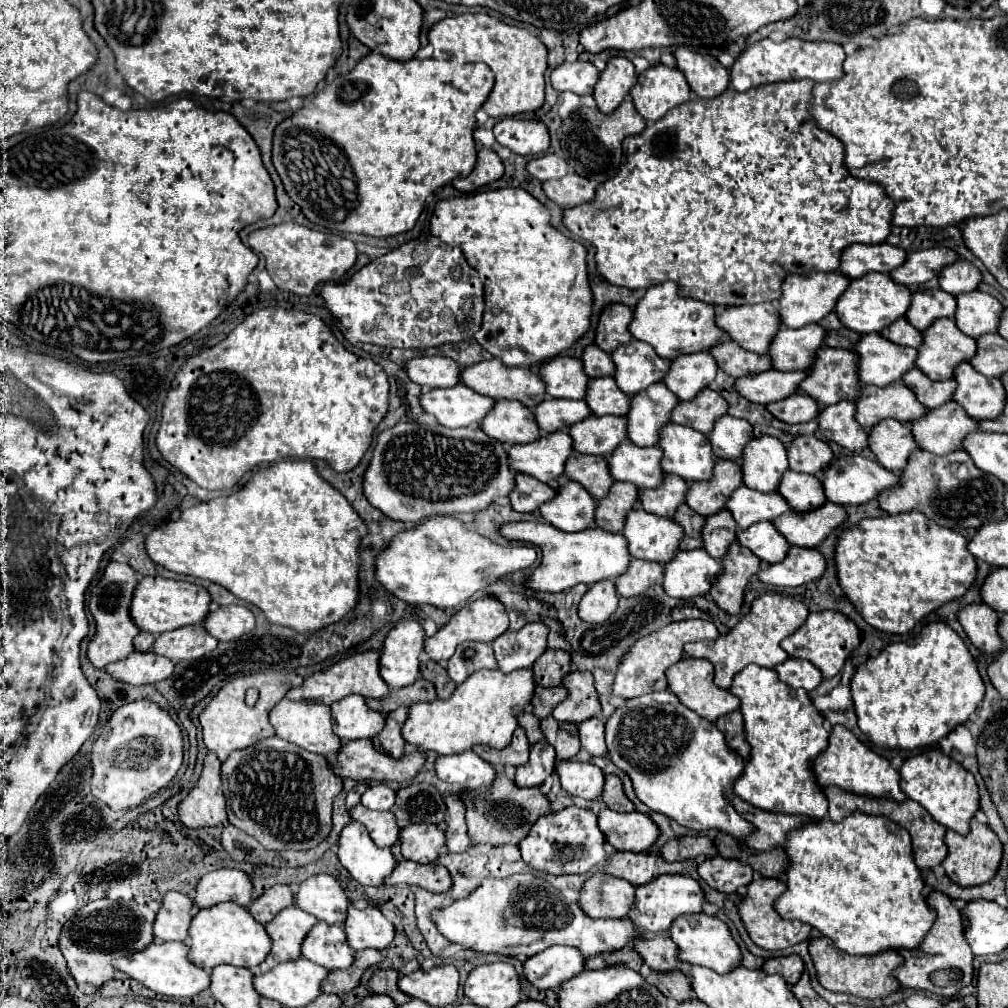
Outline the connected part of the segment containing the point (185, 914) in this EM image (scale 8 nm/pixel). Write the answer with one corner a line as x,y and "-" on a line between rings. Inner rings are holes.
169,891
163,899
163,907
155,917
153,933
159,941
185,941
187,929
195,913
195,903
185,893

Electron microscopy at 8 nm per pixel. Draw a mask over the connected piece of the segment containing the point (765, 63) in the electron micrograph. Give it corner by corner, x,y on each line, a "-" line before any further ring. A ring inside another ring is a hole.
787,37
781,43
763,39
755,45
745,47
731,67
731,87
735,91
749,91
773,81
791,81
791,79
813,79
813,81
839,81
843,79
843,59
845,51
837,43
829,41
801,41
797,37

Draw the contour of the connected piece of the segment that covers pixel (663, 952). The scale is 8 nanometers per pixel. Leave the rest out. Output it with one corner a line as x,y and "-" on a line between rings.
645,937
635,941
633,945
639,955
643,957
643,961
655,971
655,973
671,973
671,971
683,971
689,969
689,963
683,963
679,959
679,947
675,947
675,943
671,939
665,937

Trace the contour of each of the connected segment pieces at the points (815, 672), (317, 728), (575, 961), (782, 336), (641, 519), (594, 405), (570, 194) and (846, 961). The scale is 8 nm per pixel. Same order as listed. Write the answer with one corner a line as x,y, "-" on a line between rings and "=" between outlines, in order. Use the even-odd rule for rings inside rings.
787,659
785,663
777,665
775,671
779,673
779,679
793,689
803,687
807,691
813,691
823,681
821,671
805,659
=
283,699
269,713
269,721
275,727
277,737
281,737
289,743
295,743
295,745
299,745
311,753
319,753
329,761
335,761
335,755
339,753
339,747
343,745
341,739
331,729
331,709
323,703
=
563,945
549,947
525,961
525,977
537,989
559,991
559,983
563,983
563,979
571,979
571,975
579,975
583,969
585,957
581,951
=
811,323
801,329
779,329
775,335
769,357
773,359
773,369
779,371
807,371
815,365
815,355
825,343
827,331
=
635,507
635,511
627,515
623,535
627,537
629,551
635,559
667,565
681,549
679,543
683,541
683,527
679,527
673,519
=
601,377
601,379
591,379
585,401
587,401
589,409
593,411
593,415
625,417
629,411
631,397
623,395
623,391
619,391
613,377
=
569,173
563,179
545,181
543,191
561,209
577,207
581,203
591,201
591,197
595,197
595,187
591,185
591,181
583,179
581,175
575,175
575,173
=
821,937
809,943
809,953
815,963
819,983
829,991
855,995
861,999
885,999
891,993
897,993
901,989
901,983
899,979
893,977
893,971
899,969
899,965
903,965
903,957
895,951
885,951
883,955
873,955
873,957
867,957
867,955
853,957
847,953
841,955
841,951
831,943
831,939

